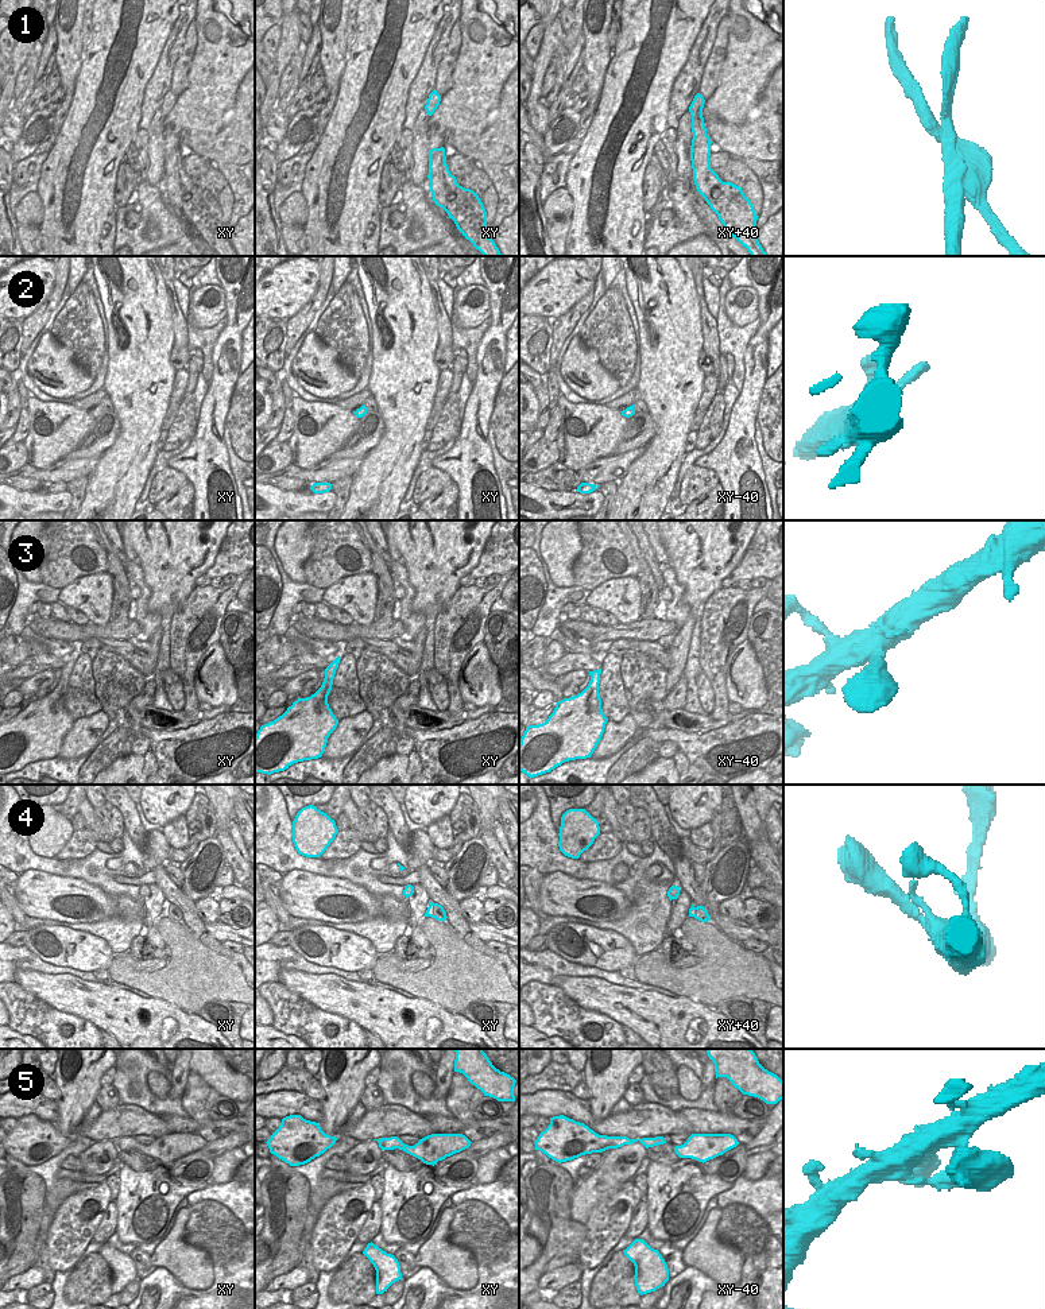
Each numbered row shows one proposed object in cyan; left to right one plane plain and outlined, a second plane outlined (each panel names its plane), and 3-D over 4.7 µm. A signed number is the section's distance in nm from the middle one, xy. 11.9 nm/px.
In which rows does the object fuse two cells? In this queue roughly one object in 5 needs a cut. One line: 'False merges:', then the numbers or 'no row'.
False merges: 1

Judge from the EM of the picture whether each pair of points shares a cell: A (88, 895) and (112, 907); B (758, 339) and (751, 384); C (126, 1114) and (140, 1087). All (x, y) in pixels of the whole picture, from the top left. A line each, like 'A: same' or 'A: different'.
A: same
B: same
C: different

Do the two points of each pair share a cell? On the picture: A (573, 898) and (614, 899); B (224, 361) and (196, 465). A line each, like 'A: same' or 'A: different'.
A: same
B: same

